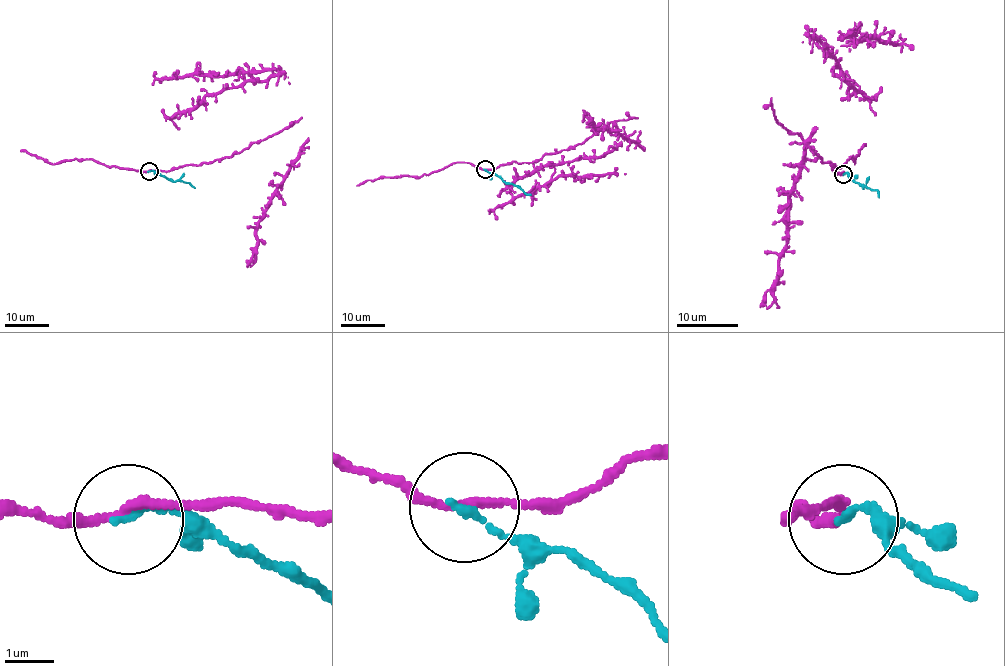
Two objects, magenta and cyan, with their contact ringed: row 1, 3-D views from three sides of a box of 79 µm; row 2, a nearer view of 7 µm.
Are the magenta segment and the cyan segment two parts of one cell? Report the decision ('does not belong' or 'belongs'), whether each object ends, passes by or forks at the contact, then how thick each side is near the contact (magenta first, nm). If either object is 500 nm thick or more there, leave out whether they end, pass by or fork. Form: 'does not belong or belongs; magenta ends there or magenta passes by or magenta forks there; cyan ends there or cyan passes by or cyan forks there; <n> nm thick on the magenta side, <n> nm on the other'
does not belong; magenta passes by; cyan ends there; 160 nm thick on the magenta side, 160 nm on the other

